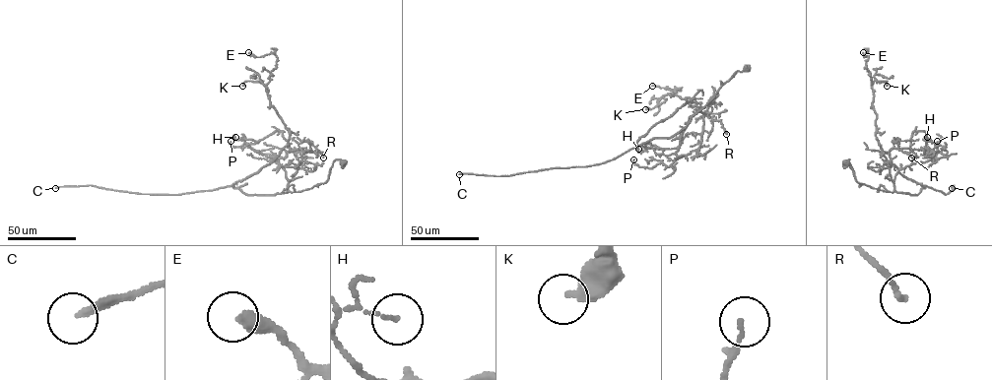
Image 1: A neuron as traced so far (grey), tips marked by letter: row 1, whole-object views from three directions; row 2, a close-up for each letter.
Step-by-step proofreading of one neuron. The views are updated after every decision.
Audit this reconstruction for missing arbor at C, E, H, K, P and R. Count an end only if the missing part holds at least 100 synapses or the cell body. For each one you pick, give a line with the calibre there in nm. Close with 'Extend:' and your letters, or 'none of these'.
C: calibre 240 nm
Extend: C

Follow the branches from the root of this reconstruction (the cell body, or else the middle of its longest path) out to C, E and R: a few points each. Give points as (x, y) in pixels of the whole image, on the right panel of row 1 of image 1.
C: (847, 162), (849, 159), (858, 183), (885, 191), (917, 195), (925, 185), (946, 194), (952, 188)
E: (847, 162), (858, 183), (874, 188), (917, 195), (924, 187), (903, 176), (879, 145), (869, 56), (863, 52)
R: (847, 162), (849, 159), (858, 183), (892, 192), (889, 152), (892, 142), (911, 158)

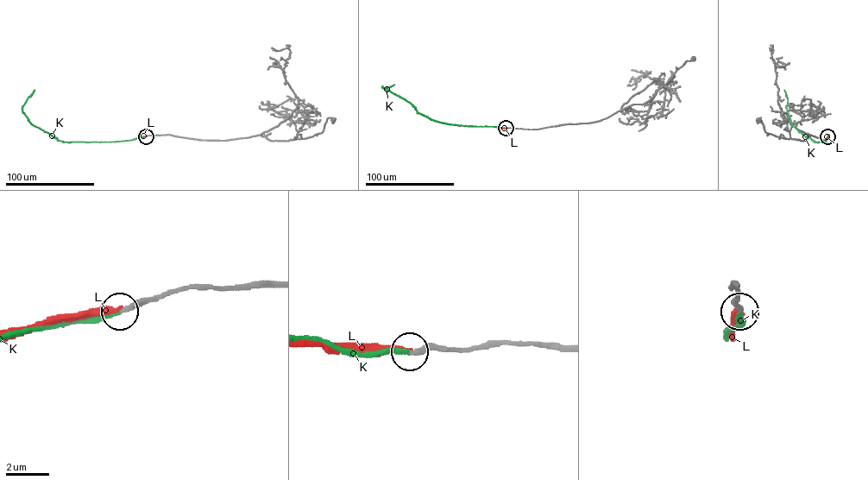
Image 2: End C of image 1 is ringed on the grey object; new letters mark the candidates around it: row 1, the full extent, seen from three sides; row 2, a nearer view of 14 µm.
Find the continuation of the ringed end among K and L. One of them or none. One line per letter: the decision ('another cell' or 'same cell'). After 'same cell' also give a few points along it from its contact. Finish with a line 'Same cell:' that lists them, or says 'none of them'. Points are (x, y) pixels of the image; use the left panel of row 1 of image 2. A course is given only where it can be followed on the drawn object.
K: same cell; it runs (146, 136), (106, 142), (59, 141), (32, 124), (22, 110), (34, 90)
L: another cell
Same cell: K

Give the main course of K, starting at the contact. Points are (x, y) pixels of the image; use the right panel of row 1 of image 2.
K: (827, 136), (826, 142), (814, 142), (791, 123), (784, 90)

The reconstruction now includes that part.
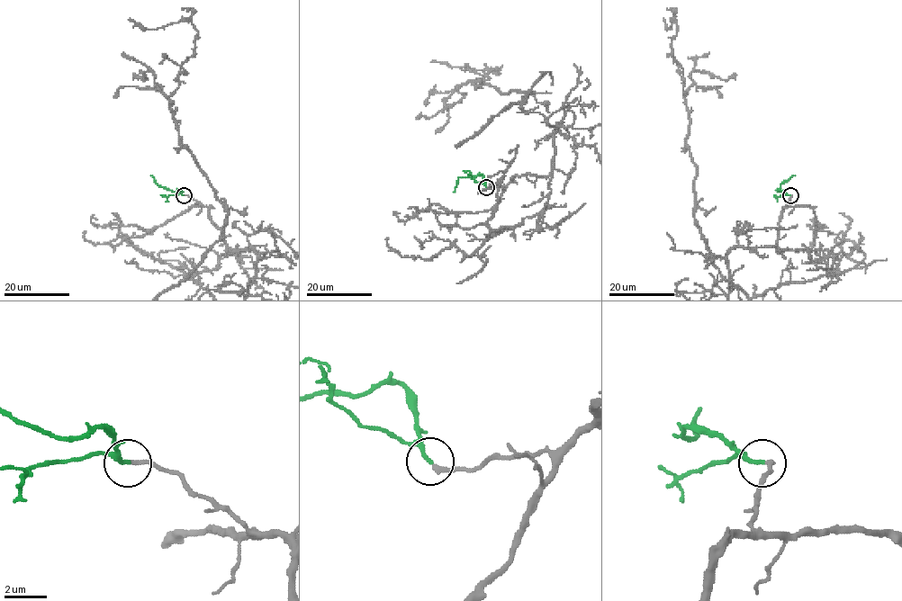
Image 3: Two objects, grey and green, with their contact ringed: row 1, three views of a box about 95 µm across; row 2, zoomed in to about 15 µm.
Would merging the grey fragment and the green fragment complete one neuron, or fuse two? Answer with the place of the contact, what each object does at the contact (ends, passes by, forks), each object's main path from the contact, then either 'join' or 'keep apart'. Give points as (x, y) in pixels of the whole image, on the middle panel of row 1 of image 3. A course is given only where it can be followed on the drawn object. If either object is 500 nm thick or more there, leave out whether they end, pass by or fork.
place (486, 187); grey ends; green ends; course green (486, 186), (482, 175), (459, 177), (454, 192); join

